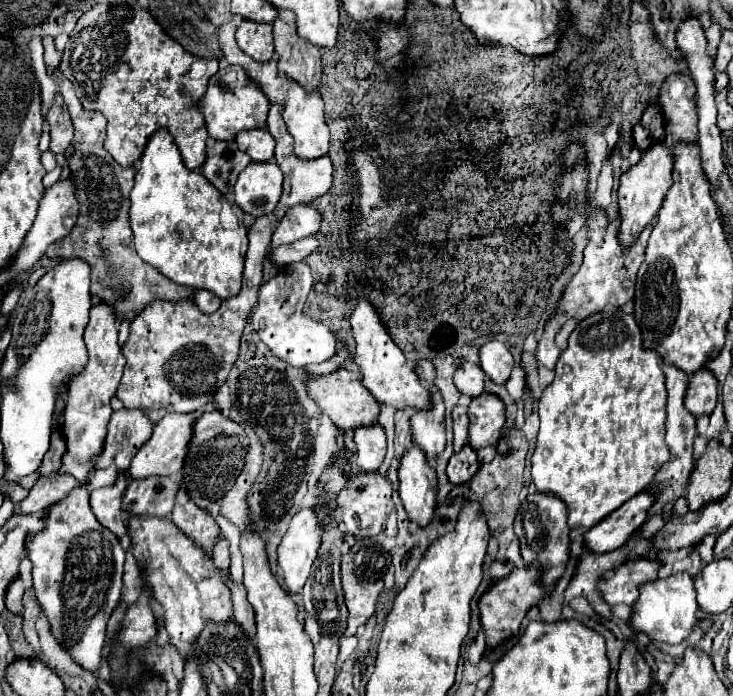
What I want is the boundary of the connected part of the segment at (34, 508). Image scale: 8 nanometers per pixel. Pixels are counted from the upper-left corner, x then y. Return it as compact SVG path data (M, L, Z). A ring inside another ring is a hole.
M49 474L35 482L35 486L29 490L29 496L21 502L23 514L35 514L51 506L55 500L61 500L75 488L75 478L69 474Z

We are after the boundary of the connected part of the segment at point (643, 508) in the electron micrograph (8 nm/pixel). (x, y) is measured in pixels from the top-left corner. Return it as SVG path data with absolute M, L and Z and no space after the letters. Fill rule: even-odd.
M651 490L639 492L585 534L585 546L593 552L611 552L627 542L627 538L647 520L649 508L655 504Z

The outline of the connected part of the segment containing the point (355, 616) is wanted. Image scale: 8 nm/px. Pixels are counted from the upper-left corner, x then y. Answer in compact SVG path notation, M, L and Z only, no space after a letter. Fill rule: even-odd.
M365 540L357 542L351 546L351 550L343 556L341 560L341 580L343 580L343 594L345 594L345 604L349 608L347 616L347 630L345 636L353 636L361 624L365 624L373 612L375 612L375 602L381 590L385 588L385 572L387 566L391 564L391 554L377 542Z

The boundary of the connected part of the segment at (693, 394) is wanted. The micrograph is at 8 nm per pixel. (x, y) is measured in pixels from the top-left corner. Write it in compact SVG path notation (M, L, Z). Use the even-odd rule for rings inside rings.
M701 368L691 376L689 390L685 396L685 406L693 416L711 414L717 404L717 378L711 370Z

